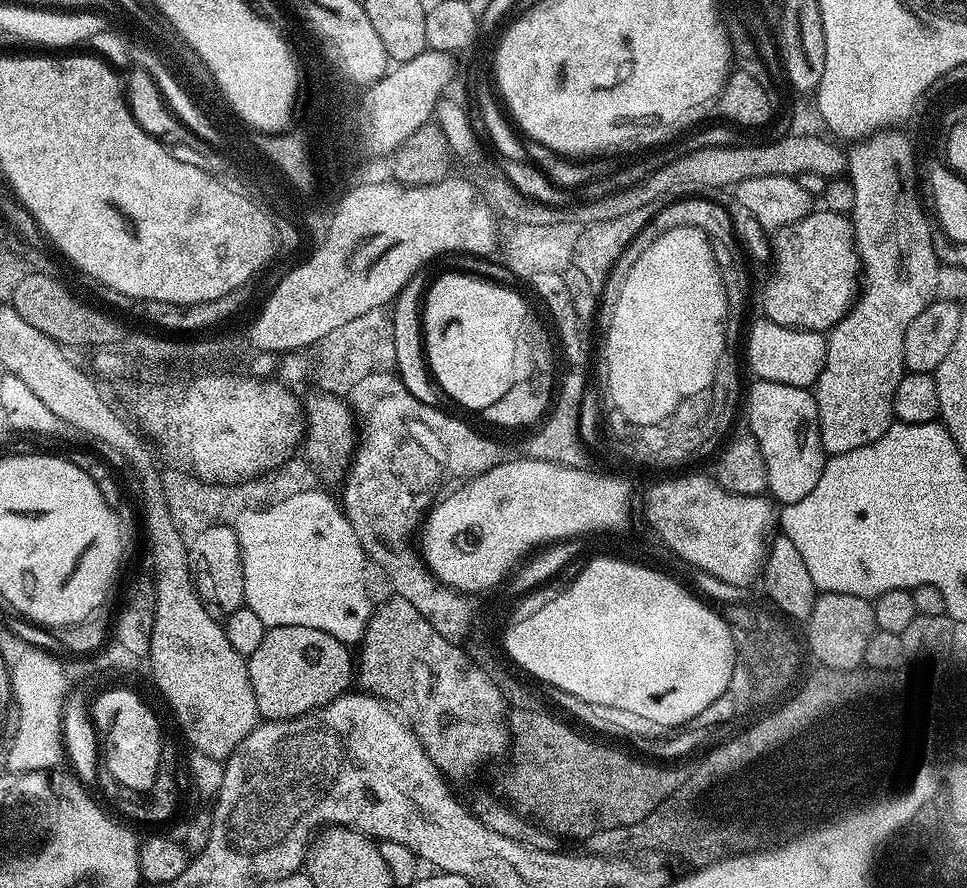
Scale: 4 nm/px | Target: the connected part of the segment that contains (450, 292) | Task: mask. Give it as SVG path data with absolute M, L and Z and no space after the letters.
M460 272L440 274L440 284L432 288L432 300L428 300L428 345L432 348L432 364L436 364L440 380L444 380L444 388L452 396L460 396L469 410L481 410L501 398L514 383L516 339L523 324L524 300L514 289L476 276L463 276Z

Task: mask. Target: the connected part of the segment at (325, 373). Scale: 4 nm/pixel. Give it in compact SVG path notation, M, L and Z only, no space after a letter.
M387 308L368 310L361 317L338 326L335 330L309 347L304 356L308 362L311 376L321 391L337 395L349 393L352 388L366 378L378 372L389 372L396 368L396 324L393 313Z

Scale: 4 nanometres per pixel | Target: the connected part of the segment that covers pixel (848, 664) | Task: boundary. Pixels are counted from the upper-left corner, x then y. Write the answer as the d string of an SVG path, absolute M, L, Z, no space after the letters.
M820 592L814 610L806 622L808 628L807 651L813 652L817 665L833 664L837 670L852 670L864 664L866 646L873 632L877 631L873 601L863 600L854 594Z

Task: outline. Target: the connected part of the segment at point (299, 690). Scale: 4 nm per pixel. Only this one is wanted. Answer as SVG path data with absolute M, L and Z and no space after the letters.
M314 626L267 629L258 650L247 657L257 713L265 721L296 720L345 695L348 683L354 680L354 656L348 652L349 645L326 634L326 630L314 630Z

